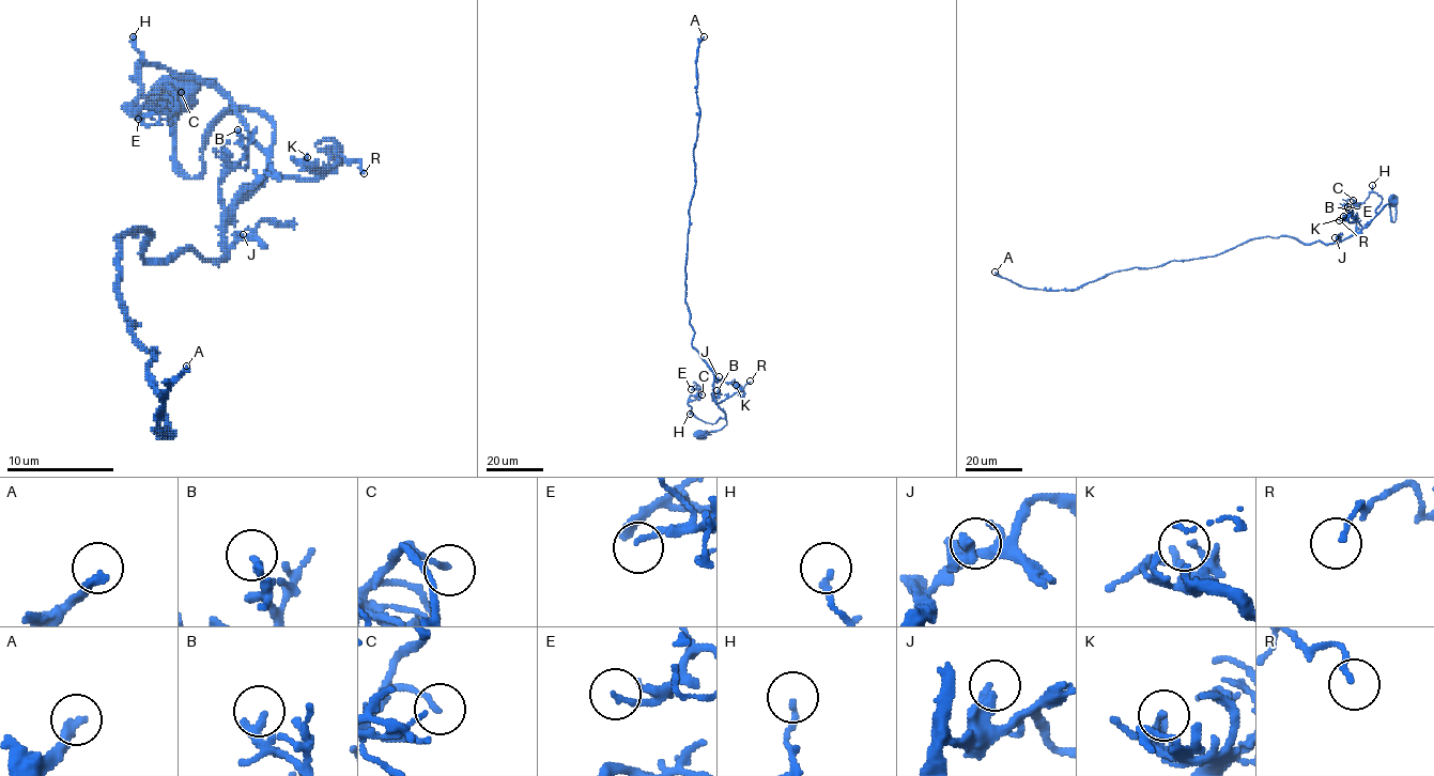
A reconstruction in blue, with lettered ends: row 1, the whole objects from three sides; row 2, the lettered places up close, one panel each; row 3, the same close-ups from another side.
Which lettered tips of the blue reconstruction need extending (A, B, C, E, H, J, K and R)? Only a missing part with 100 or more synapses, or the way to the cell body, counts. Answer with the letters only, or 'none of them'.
A

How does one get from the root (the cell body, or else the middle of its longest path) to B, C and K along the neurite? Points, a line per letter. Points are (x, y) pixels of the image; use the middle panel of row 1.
B: (700, 434), (702, 437), (727, 423), (725, 415), (712, 398), (719, 393), (716, 390)
C: (700, 434), (702, 437), (727, 423), (721, 417), (714, 423), (706, 422), (692, 413), (690, 397), (702, 394)
K: (700, 434), (702, 437), (726, 424), (725, 415), (719, 403), (739, 389), (736, 385)

